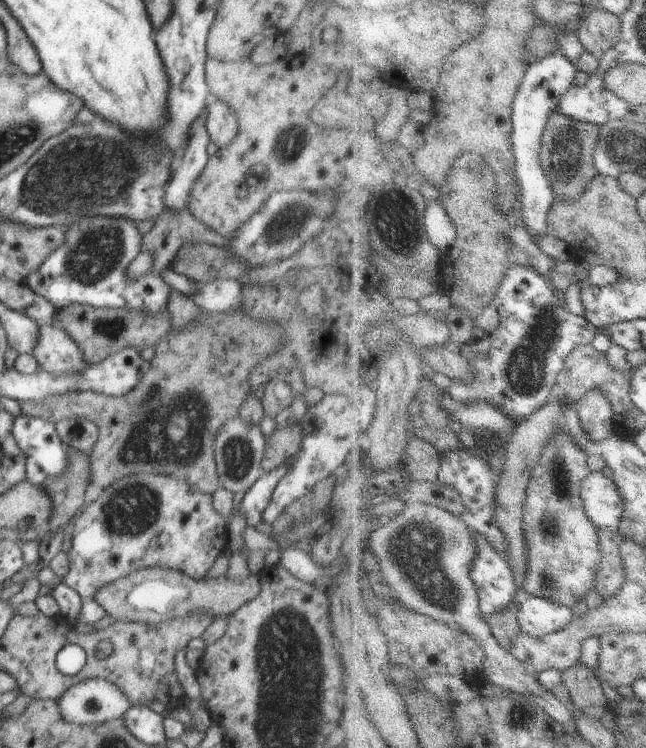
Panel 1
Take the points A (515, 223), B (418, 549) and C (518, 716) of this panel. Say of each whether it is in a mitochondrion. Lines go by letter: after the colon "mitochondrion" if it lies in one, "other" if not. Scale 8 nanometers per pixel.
A: other
B: mitochondrion
C: mitochondrion

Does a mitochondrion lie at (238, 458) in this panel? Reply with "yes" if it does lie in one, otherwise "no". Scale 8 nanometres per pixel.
yes

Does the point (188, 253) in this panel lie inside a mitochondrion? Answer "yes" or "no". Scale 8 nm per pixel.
no

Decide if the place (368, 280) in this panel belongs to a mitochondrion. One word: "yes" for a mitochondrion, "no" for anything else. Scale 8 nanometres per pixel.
no

